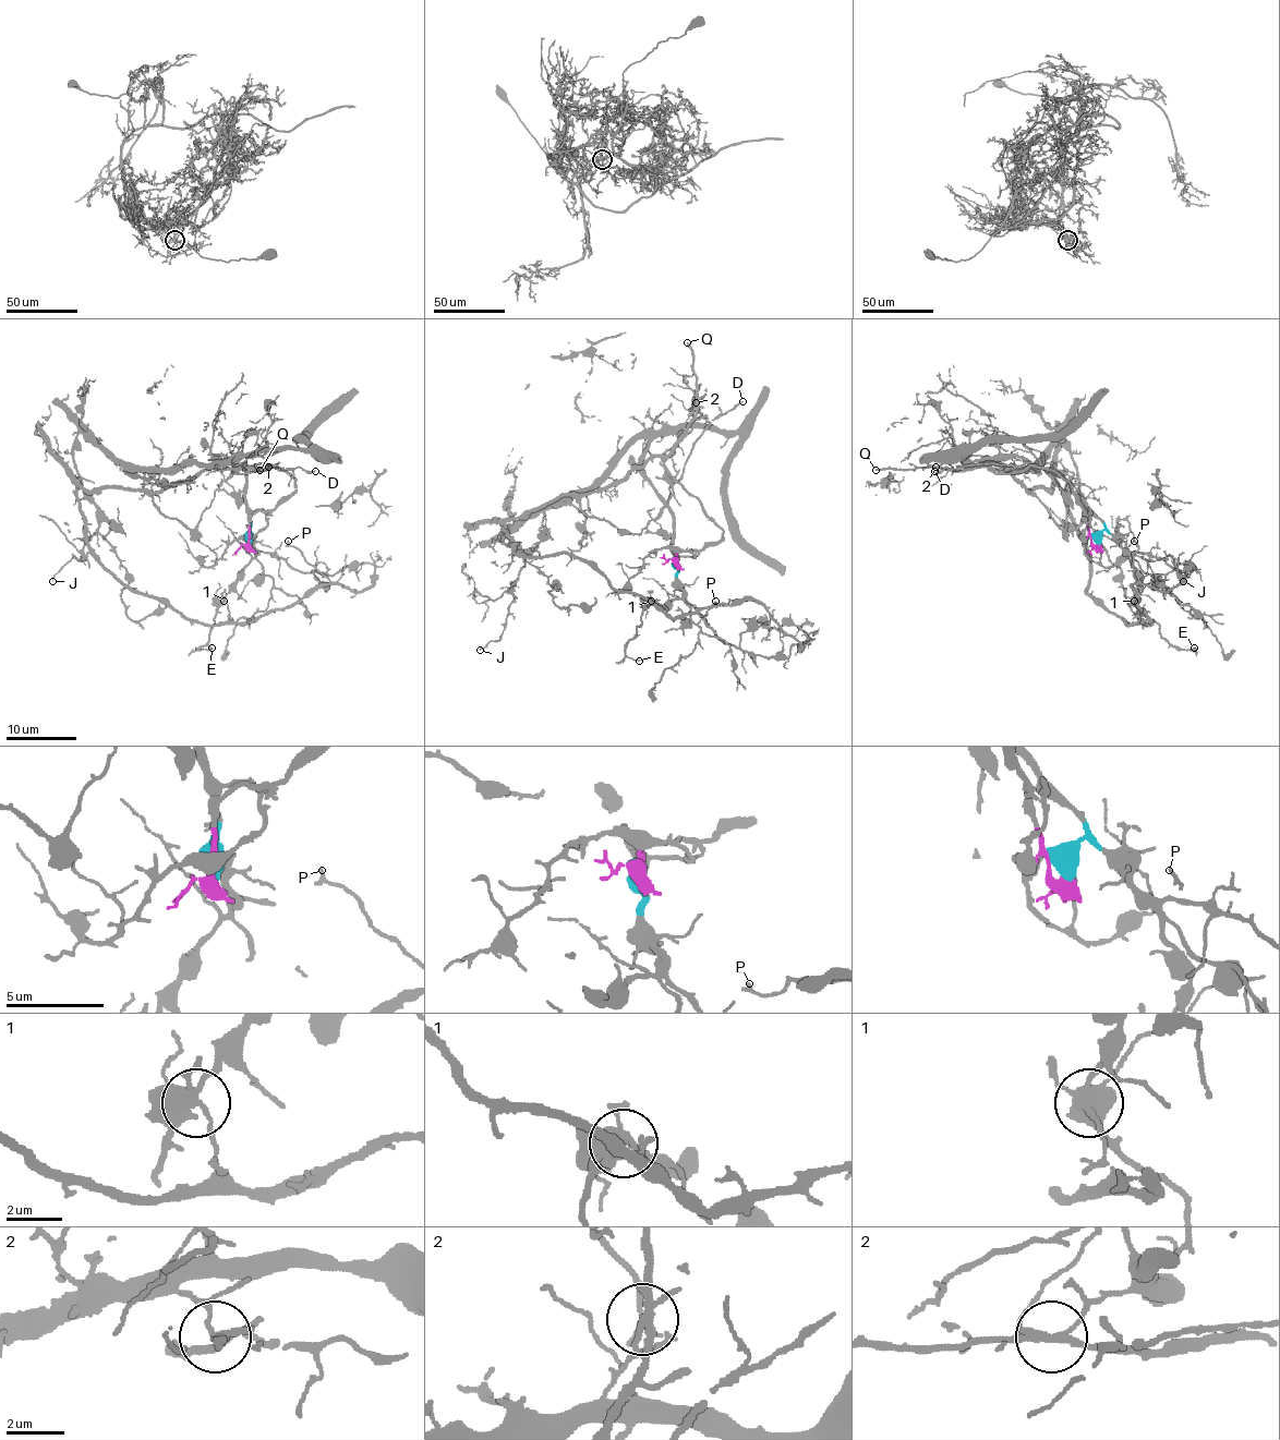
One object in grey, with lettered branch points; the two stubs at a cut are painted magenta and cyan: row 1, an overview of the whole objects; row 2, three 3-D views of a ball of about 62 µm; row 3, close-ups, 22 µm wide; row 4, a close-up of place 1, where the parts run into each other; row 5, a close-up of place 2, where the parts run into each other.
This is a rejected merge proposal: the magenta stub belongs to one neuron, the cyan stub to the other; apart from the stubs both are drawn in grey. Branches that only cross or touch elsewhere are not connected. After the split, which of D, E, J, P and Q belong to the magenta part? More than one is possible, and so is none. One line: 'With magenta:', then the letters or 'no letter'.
With magenta: P, Q

